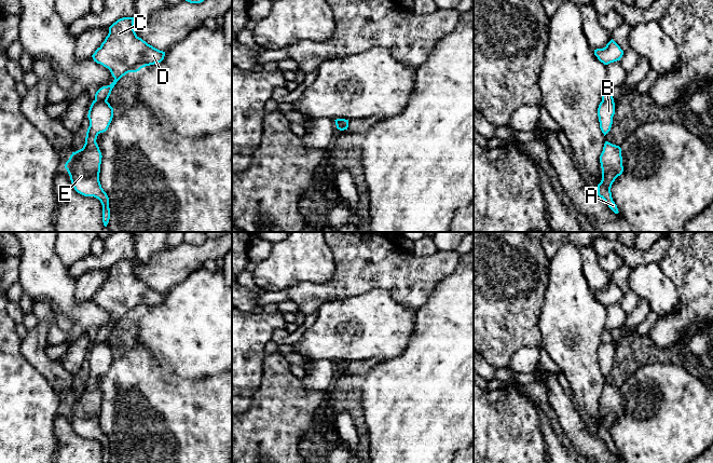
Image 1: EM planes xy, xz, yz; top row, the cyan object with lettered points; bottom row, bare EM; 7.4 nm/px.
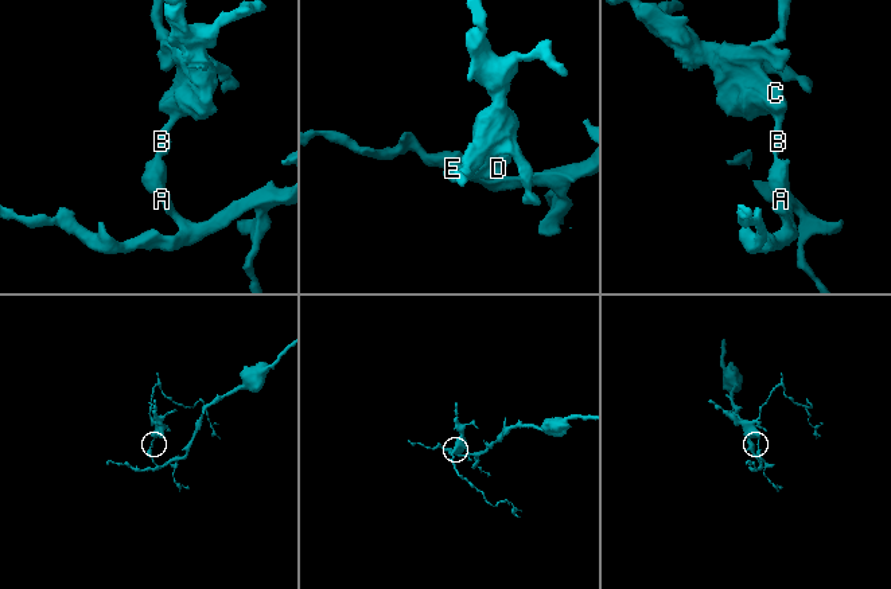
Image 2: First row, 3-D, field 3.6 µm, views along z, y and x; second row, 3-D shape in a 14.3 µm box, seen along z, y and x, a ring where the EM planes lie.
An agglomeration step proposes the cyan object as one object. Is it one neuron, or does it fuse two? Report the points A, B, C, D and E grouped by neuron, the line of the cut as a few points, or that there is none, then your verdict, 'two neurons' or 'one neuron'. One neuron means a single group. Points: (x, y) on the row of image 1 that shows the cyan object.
groups A B E / C D; cut xy (95, 99), (106, 101); two neurons

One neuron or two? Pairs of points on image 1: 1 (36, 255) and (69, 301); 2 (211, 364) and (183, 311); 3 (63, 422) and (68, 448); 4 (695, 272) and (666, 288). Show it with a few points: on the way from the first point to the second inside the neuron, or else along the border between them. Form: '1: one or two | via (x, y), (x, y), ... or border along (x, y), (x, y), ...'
1: one | via (40, 267), (60, 289)
2: one | via (210, 351), (205, 332), (196, 324)
3: one | via (64, 429), (68, 441)
4: two | border along (658, 264), (679, 293), (680, 307), (677, 309)

